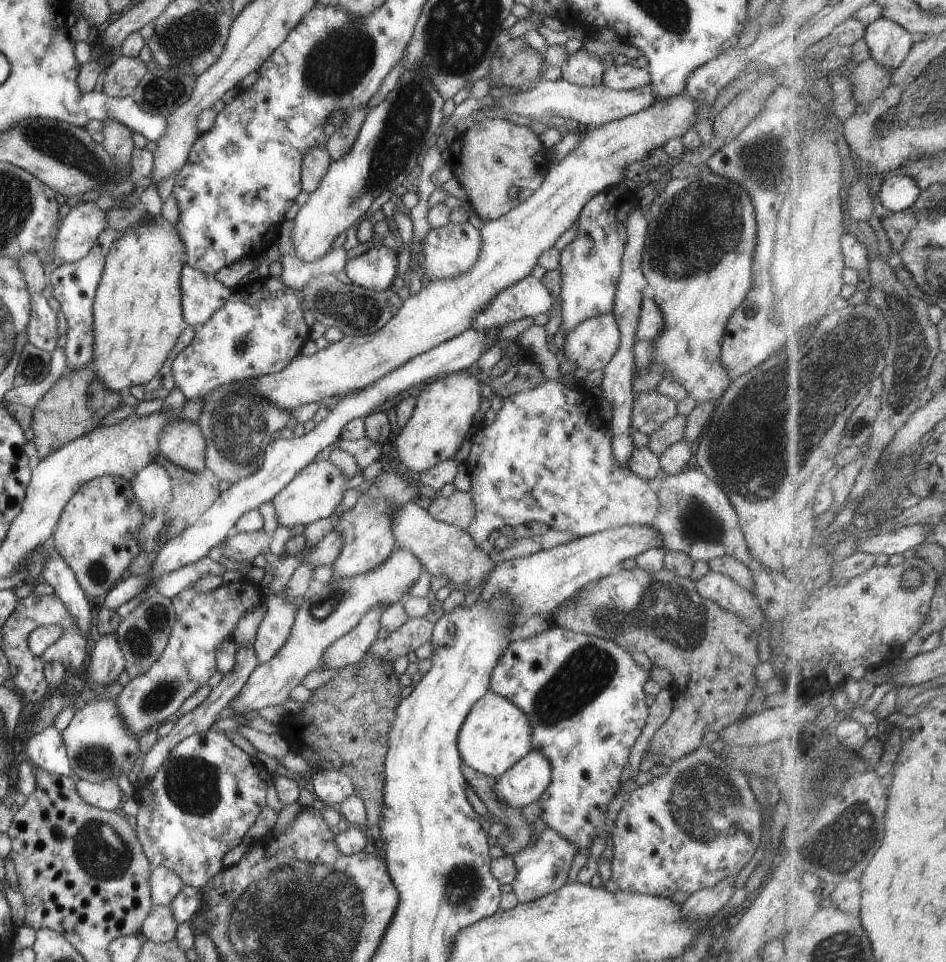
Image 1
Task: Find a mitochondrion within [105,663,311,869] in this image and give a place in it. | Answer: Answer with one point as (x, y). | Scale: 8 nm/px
(192, 783)

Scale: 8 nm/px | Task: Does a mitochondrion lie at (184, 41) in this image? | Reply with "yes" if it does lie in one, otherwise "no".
yes

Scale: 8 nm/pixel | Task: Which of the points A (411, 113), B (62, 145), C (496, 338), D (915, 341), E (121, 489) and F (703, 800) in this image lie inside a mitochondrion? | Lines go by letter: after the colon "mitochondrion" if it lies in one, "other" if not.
A: mitochondrion
B: mitochondrion
C: other
D: mitochondrion
E: other
F: mitochondrion

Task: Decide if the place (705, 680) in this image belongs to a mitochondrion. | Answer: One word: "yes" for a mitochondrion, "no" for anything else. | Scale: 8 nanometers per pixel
no

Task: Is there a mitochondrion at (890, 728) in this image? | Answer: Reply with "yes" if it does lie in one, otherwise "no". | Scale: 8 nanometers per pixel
no

